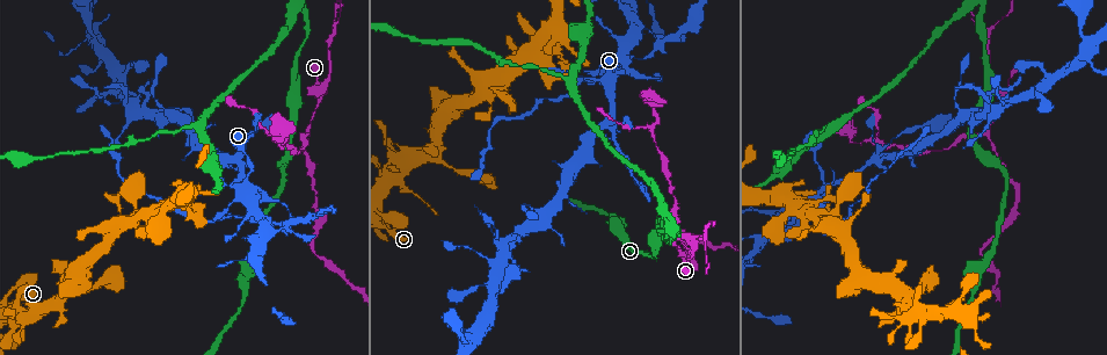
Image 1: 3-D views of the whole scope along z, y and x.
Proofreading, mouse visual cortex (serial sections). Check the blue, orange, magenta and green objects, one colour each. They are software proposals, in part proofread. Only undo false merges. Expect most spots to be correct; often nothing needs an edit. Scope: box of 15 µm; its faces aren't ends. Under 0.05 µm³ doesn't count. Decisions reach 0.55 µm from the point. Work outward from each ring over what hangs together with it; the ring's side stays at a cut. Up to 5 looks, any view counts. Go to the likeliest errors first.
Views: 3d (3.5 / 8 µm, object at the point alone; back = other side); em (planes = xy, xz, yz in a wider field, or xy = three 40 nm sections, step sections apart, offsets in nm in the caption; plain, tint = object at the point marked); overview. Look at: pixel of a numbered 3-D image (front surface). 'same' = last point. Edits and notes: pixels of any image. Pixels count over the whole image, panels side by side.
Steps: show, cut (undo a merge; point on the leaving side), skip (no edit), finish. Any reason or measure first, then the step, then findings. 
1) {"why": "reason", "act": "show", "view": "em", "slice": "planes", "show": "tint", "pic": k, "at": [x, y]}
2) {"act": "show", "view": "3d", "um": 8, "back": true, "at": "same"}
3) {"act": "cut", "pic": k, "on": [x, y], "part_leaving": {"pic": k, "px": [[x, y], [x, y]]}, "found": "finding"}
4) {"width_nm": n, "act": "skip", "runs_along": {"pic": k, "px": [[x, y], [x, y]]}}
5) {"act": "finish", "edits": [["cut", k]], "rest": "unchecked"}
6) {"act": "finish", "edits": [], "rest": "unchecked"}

{"why": "four or more arms meet", "act": "show", "view": "3d", "um": 3.5, "pic": 1, "at": [326, 94]}

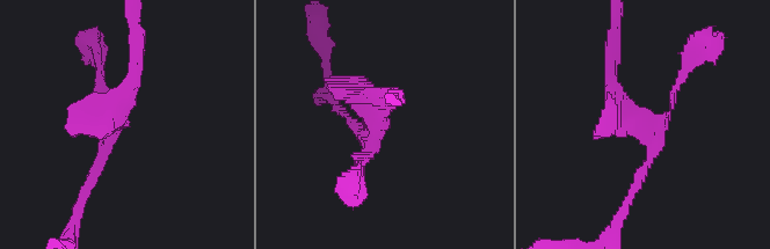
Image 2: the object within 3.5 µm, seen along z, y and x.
{"arms": 4, "arm_widths_nm": [150, 200, 250, 300], "why": "need the tissue", "act": "show", "view": "em", "slice": "xy", "step": 2, "show": "tint", "pic": 2, "at": [657, 126]}

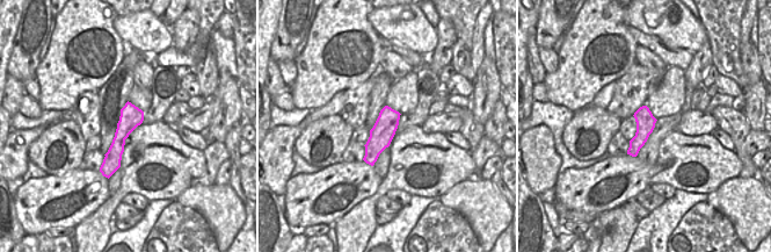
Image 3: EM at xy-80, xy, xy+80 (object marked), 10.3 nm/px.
{"why": "another direction", "act": "show", "view": "em", "slice": "xy", "step": 5, "show": "tint", "at": "same"}

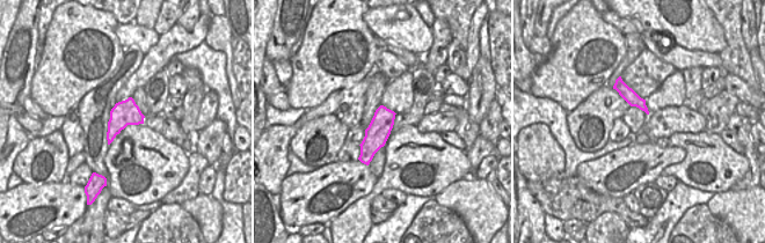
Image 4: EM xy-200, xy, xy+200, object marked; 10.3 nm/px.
{"act": "skip", "found": "continuous, no second cell"}

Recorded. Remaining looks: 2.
{"why": "three-way junction", "act": "show", "view": "3d", "um": 8, "pic": 1, "at": [704, 237]}

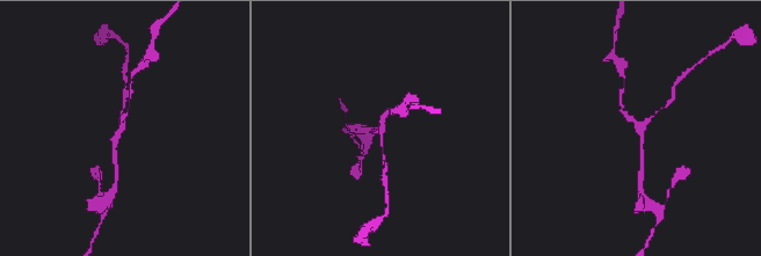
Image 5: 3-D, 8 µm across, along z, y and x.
{"arms": 3, "arm_widths_nm": [150, 150, 200], "act": "show", "view": "em", "slice": "xy", "step": 2, "show": "tint", "pic": 5, "at": [118, 133]}

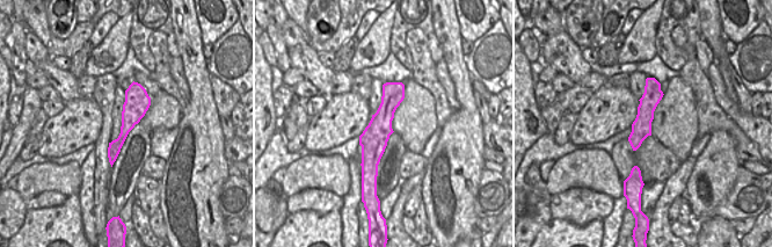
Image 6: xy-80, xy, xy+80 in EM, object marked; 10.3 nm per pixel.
{"act": "skip", "runs_along": {"pic": 5, "px": [[642, 168], [639, 126], [622, 110]]}, "found": "all the same cell"}

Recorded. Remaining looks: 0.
{"act": "finish", "edits": [], "rest": "unchecked"}

